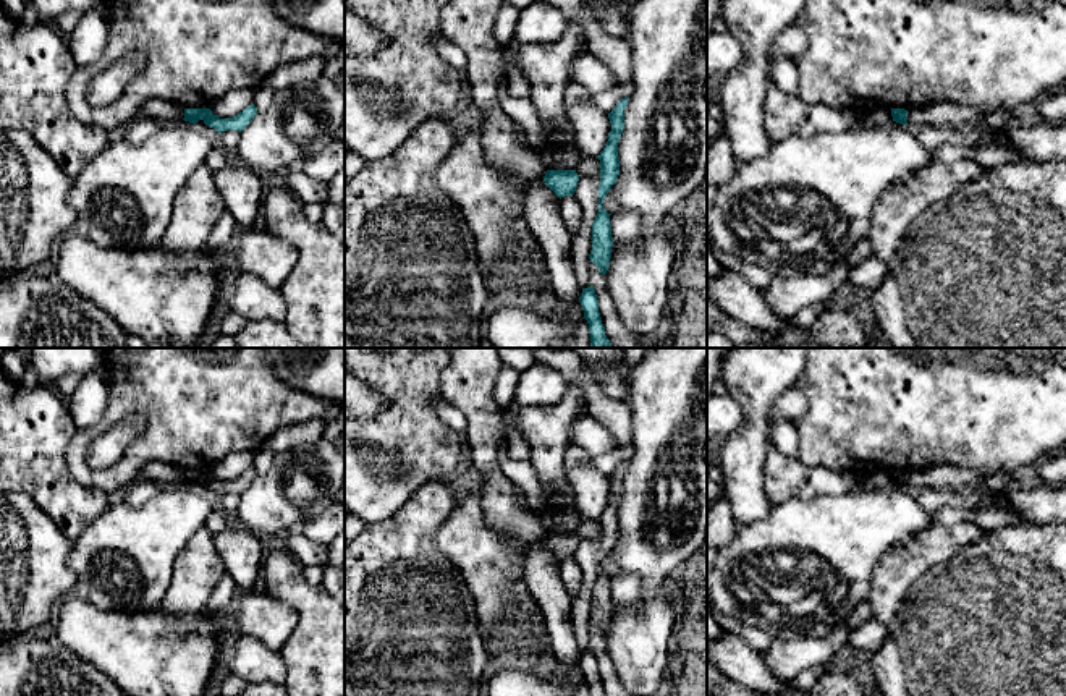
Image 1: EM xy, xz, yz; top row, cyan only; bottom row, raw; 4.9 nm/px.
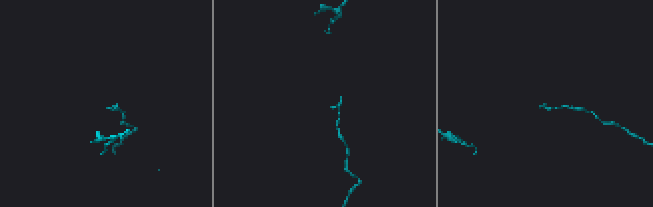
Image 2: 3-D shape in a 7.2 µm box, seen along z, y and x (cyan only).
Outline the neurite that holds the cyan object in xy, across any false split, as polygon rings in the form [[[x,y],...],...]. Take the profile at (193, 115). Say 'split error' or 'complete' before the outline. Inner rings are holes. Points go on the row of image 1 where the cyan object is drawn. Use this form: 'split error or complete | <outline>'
complete | [[[256,105],[246,107],[243,112],[239,112],[233,118],[218,118],[212,113],[210,108],[184,108],[184,121],[197,123],[202,120],[207,126],[214,128],[220,134],[228,129],[243,131],[252,118],[257,115]]]

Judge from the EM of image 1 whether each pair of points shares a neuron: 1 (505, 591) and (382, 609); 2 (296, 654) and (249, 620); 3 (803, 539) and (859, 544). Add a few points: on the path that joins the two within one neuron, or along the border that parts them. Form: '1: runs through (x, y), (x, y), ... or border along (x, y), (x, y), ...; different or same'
1: border along (452, 564), (473, 598), (481, 633); different
2: border along (293, 607), (298, 623), (279, 651); different
3: runs through (817, 544), (845, 544); same

